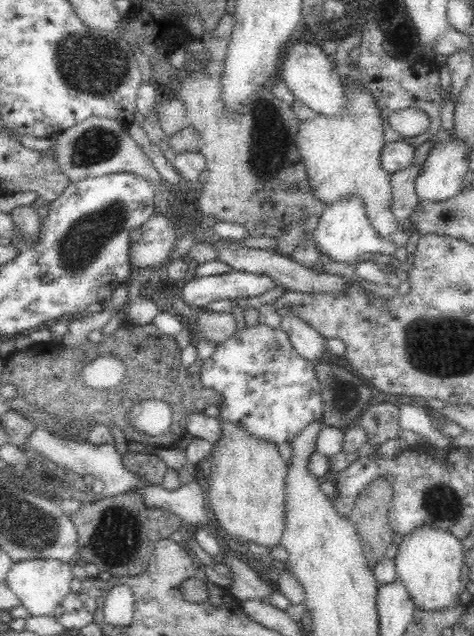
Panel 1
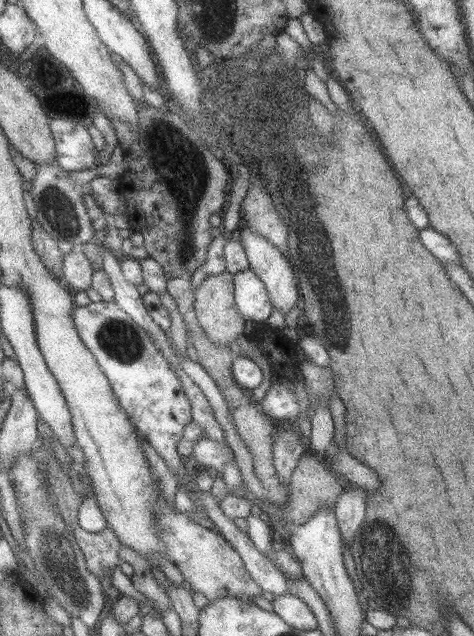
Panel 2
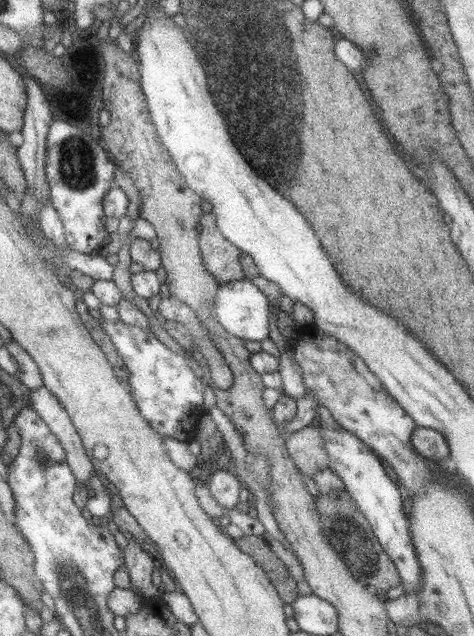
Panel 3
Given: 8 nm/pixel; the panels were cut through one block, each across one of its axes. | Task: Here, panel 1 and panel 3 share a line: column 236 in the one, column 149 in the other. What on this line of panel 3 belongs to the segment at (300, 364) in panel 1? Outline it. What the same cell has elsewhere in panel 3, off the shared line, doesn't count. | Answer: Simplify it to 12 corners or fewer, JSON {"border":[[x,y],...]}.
{"border":[[99,327],[162,438],[193,441],[204,386],[145,328]]}

